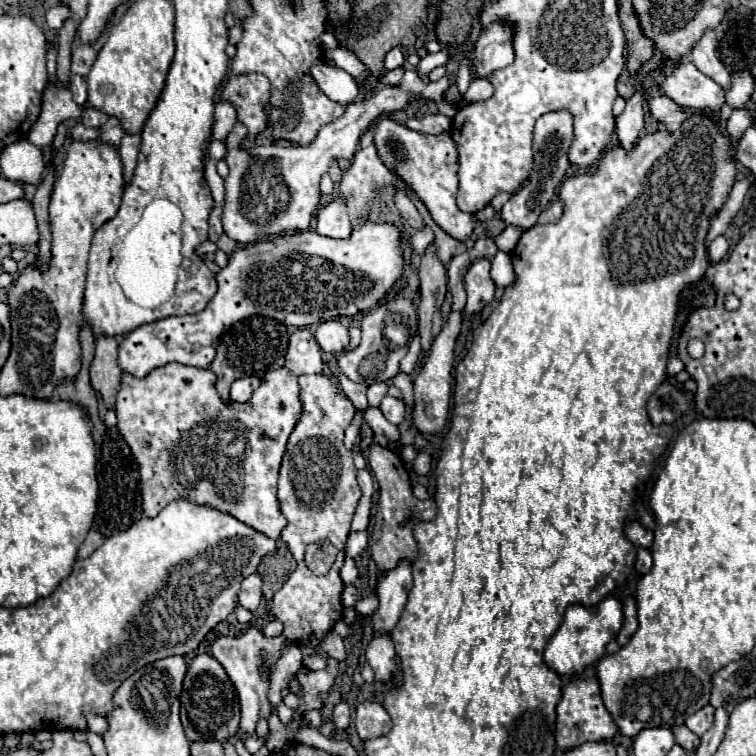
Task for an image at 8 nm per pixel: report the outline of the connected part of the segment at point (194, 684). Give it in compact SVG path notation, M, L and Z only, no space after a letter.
M210 653L196 655L188 663L184 691L180 695L180 719L182 719L188 741L220 741L222 743L230 739L232 735L236 735L238 723L240 723L240 703L236 697L236 709L234 709L234 697L236 697L236 689L230 677L226 675L224 667Z

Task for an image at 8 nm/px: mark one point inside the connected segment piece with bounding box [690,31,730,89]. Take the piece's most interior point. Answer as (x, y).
(703, 56)

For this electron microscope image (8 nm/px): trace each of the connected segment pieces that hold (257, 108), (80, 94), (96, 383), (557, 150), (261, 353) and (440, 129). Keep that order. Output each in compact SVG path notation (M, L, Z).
M248 73L248 75L230 75L222 87L222 101L230 101L236 107L236 121L244 123L248 129L248 135L242 139L240 149L250 149L256 141L256 137L270 125L268 121L268 111L266 103L270 101L270 81L264 75L258 73Z
M72 75L72 79L70 79L70 91L72 91L76 103L86 105L86 101L88 101L88 85L86 85L86 81L80 75Z
M114 337L96 339L96 355L90 365L90 381L100 395L106 411L112 409L120 387L122 369L118 367L118 341Z
M552 111L542 115L536 121L534 127L534 167L532 167L532 175L526 187L522 187L518 193L514 193L510 197L510 201L502 207L500 211L500 219L506 225L514 225L520 229L530 229L532 225L536 225L538 215L542 213L542 209L548 205L548 201L554 195L556 185L564 179L570 163L568 163L568 147L572 143L572 115L568 111Z
M250 317L244 321L238 321L232 325L222 337L216 347L216 357L212 361L212 371L216 373L216 391L220 399L226 403L230 395L230 385L238 377L254 375L254 377L264 377L268 369L278 369L284 365L284 353L286 353L286 327L278 323L276 319L268 317Z
M438 113L438 115L426 115L426 117L408 119L404 125L410 127L410 129L416 129L420 133L440 135L440 133L444 133L450 127L450 123L452 121L448 117L444 117L444 115Z

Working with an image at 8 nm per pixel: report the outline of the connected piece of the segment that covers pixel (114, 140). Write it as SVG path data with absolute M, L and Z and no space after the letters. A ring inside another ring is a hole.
M110 117L110 119L100 127L98 139L102 139L102 143L110 143L112 147L118 147L118 145L120 145L120 139L124 137L122 133L124 133L124 131L120 129L120 121L118 121L116 117Z

